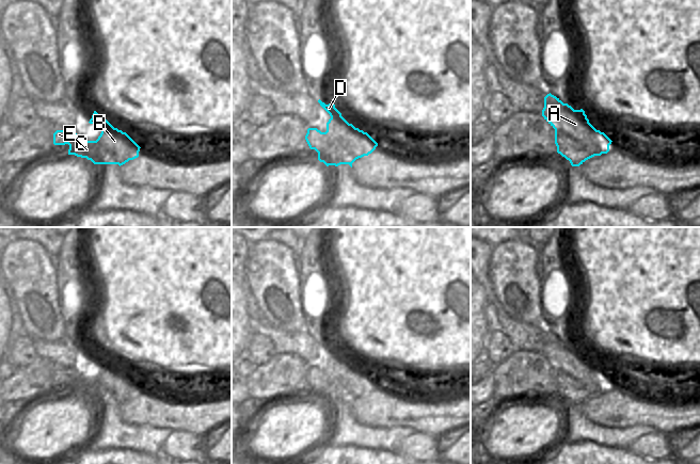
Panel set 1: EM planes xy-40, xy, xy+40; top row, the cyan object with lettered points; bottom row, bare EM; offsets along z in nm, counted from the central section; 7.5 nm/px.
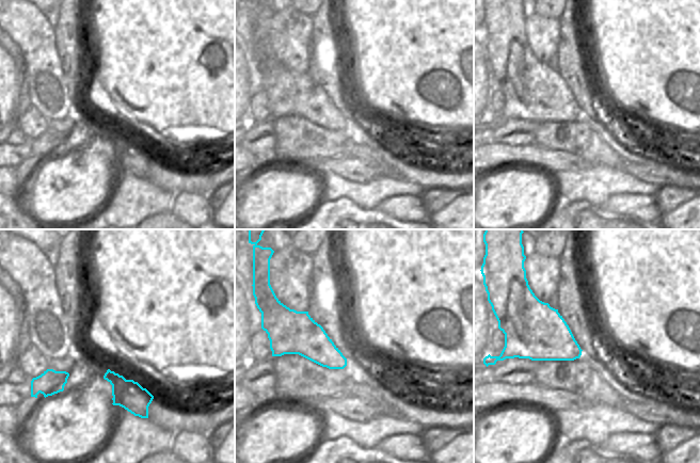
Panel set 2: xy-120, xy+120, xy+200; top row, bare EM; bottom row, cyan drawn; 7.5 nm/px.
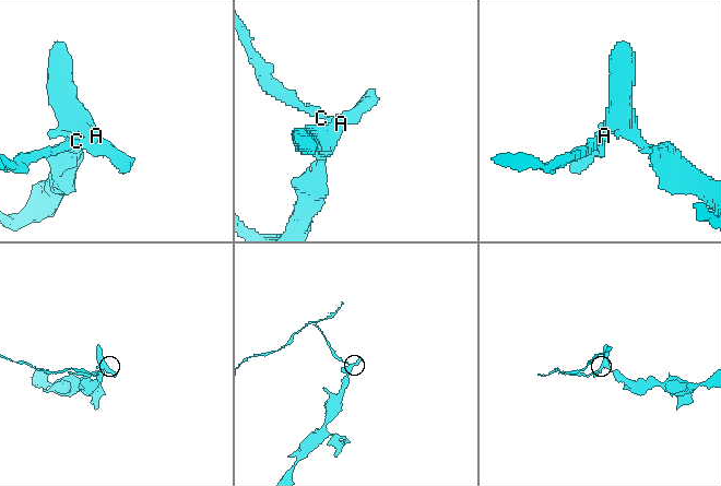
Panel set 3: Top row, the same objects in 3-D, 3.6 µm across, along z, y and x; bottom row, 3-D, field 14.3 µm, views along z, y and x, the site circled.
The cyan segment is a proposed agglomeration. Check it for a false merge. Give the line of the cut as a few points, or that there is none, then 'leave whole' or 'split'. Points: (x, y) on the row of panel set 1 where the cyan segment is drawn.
xy+40 (555, 129), (559, 129), (582, 142), (594, 142), (602, 153) | split

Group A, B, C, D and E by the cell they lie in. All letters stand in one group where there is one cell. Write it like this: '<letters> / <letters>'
A B D / C E

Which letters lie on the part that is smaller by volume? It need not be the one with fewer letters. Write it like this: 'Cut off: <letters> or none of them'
Cut off: C, E

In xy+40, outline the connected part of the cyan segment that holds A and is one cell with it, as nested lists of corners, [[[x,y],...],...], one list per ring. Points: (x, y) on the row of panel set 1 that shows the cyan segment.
[[[550,93],[544,97],[542,116],[555,130],[564,132],[575,141],[596,143],[602,154],[609,151],[612,141],[589,123],[583,109],[574,110]]]

